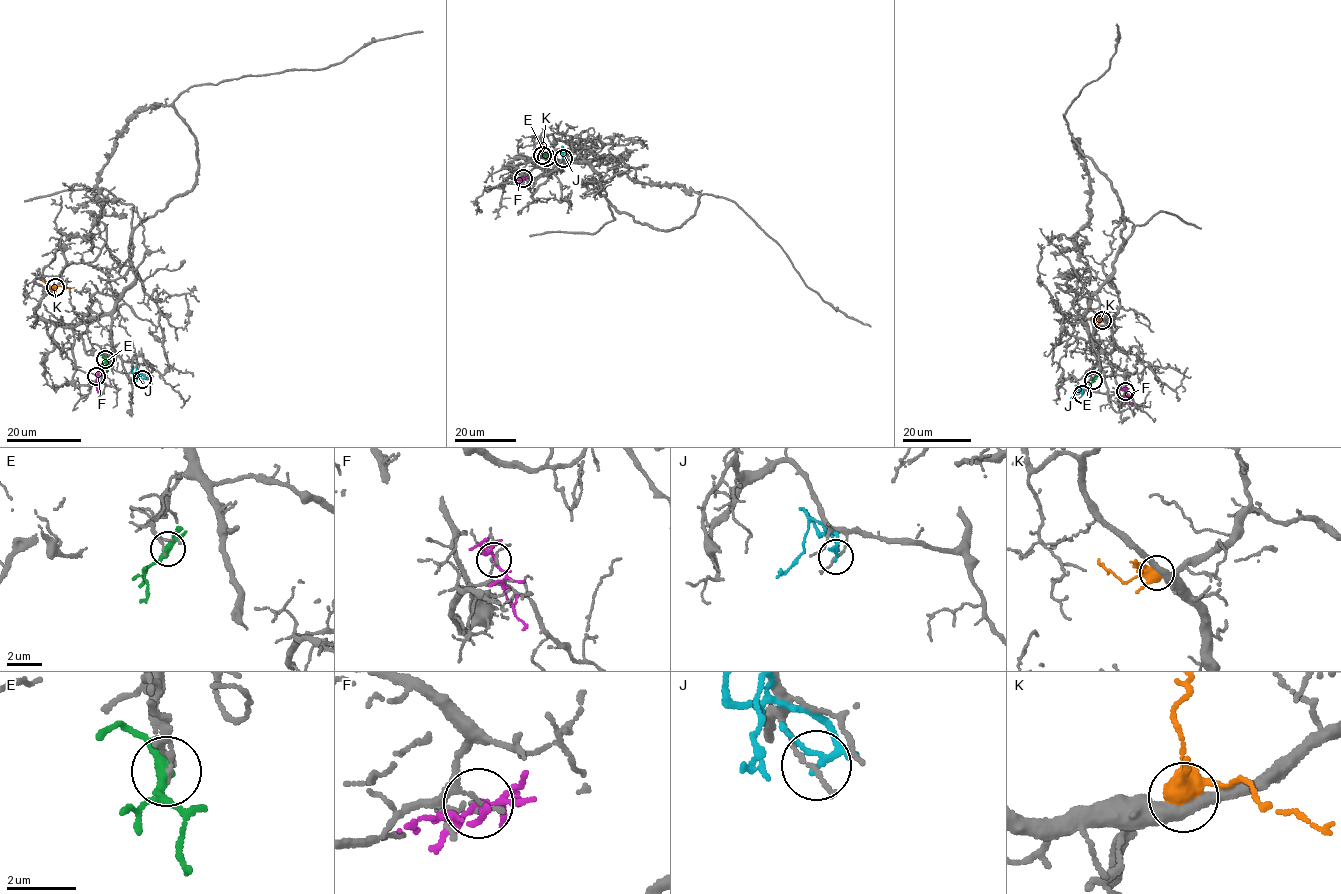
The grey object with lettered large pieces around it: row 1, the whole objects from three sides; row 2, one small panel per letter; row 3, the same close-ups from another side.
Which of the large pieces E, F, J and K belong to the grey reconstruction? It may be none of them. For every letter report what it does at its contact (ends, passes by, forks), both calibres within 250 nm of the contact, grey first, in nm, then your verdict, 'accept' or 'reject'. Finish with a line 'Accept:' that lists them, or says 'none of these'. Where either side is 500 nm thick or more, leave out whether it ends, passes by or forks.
E: it forks there; 110 nm thick on the grey side, 240 nm on the other; reject
F: it forks there; 100 nm thick on the grey side, 120 nm on the other; reject
J: it forks there; 100 nm thick on the grey side, 130 nm on the other; reject
K: it forks there; 420 nm thick on the grey side, 400 nm on the other; accept
Accept: K

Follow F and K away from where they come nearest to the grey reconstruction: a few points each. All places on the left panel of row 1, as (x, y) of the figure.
F: (96, 376), (98, 393)
K: (54, 287), (74, 287)

